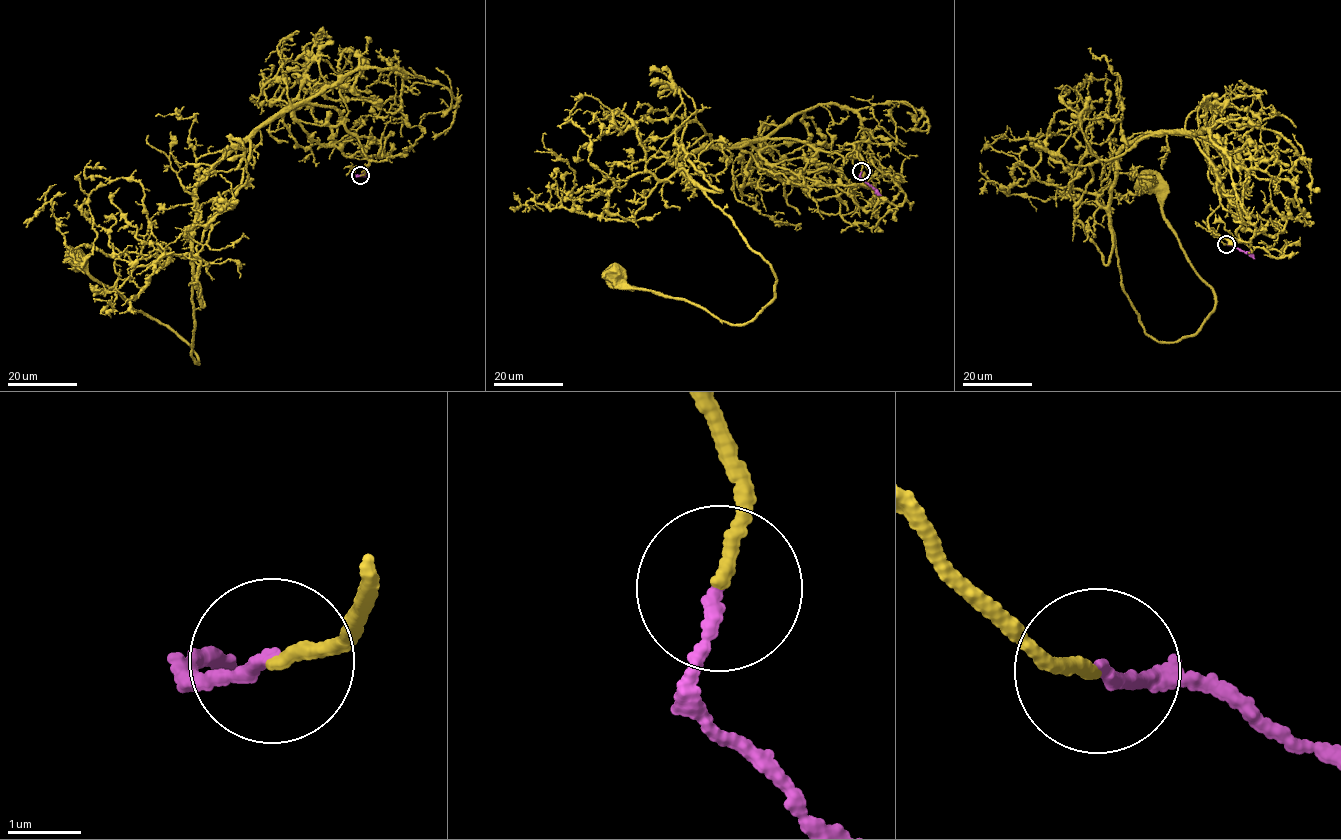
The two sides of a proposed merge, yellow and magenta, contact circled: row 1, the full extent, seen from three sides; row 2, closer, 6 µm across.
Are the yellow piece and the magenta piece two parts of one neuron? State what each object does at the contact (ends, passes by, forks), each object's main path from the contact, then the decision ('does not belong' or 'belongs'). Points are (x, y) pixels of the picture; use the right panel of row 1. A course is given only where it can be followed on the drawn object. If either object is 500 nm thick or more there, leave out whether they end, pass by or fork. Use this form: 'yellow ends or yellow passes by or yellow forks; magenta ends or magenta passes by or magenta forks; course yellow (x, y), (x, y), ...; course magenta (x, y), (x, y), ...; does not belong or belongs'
yellow ends; magenta ends; course yellow (1226, 244), (1187, 132), (1120, 150), (1109, 230), (1144, 331), (1197, 333), (1215, 296), (1145, 182); course magenta (1226, 244), (1246, 252), (1254, 258); belongs

